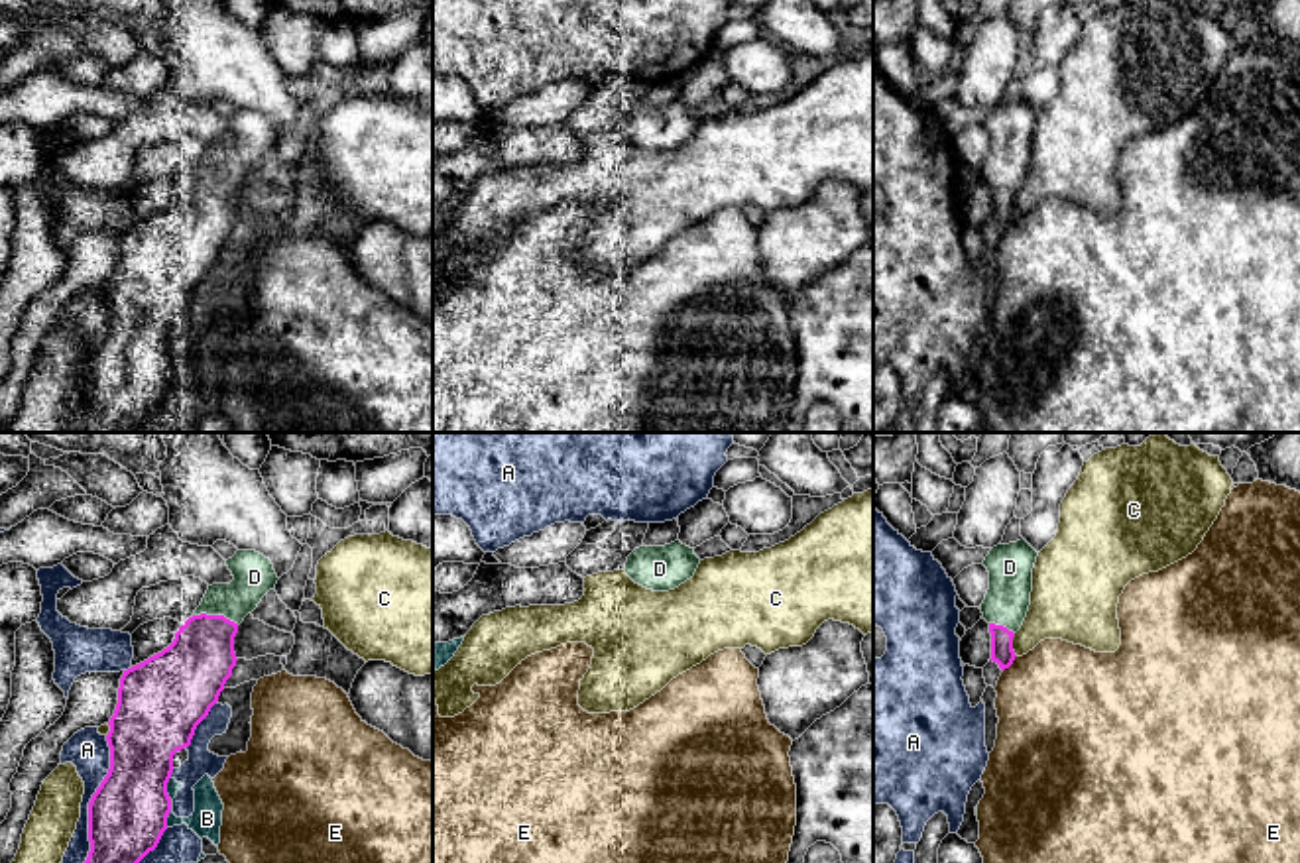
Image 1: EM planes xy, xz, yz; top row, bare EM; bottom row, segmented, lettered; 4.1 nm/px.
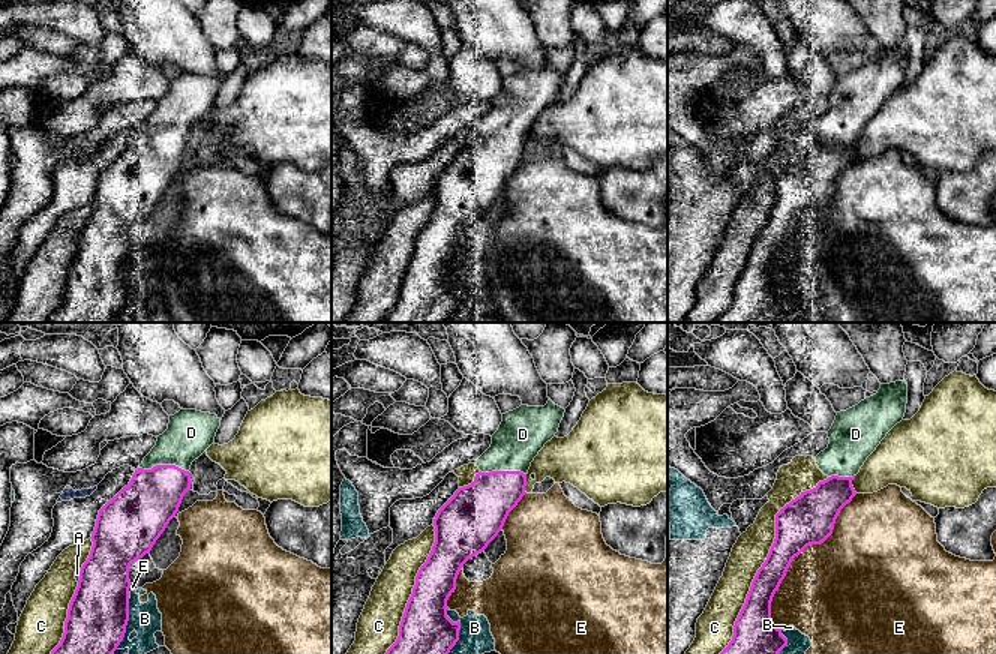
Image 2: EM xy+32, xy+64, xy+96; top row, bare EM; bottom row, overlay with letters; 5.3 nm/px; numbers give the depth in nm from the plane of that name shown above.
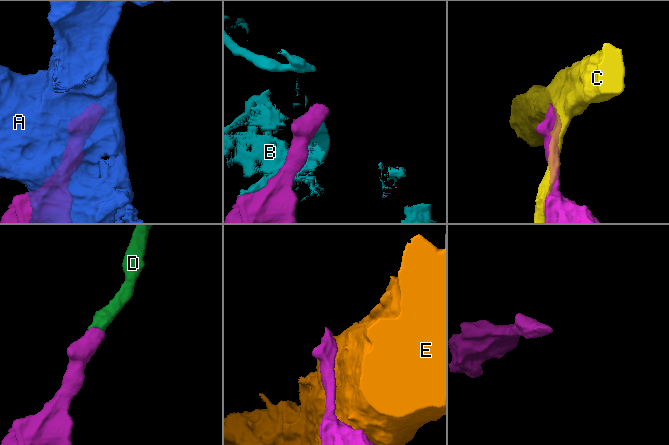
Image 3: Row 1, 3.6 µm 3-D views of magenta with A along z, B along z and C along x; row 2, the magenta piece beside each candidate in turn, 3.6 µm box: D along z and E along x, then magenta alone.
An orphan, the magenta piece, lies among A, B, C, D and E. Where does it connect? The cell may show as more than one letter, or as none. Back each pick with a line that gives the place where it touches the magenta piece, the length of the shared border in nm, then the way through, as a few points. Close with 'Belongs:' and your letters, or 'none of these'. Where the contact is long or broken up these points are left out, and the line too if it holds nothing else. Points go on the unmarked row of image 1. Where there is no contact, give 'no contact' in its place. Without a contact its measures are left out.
D: xy (215, 175) | 200 nm
Belongs: D

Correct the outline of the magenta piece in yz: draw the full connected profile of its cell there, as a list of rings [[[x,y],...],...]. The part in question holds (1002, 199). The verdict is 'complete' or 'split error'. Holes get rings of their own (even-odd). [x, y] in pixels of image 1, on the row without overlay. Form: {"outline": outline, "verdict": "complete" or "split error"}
{"outline": [[[1025,100],[997,104],[983,126],[989,132],[989,149],[981,163],[991,193],[991,218],[1001,230],[1015,220],[1013,197],[1021,189],[1033,151],[1033,128],[1038,112]]], "verdict": "split error"}

